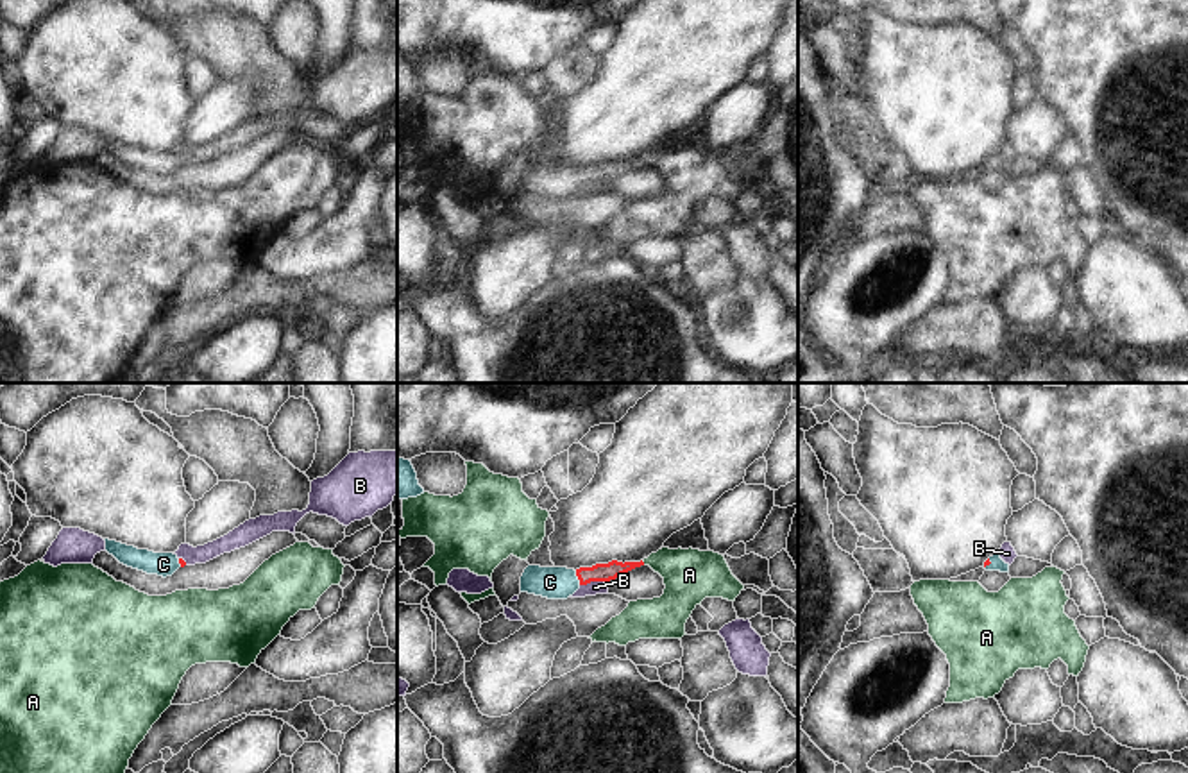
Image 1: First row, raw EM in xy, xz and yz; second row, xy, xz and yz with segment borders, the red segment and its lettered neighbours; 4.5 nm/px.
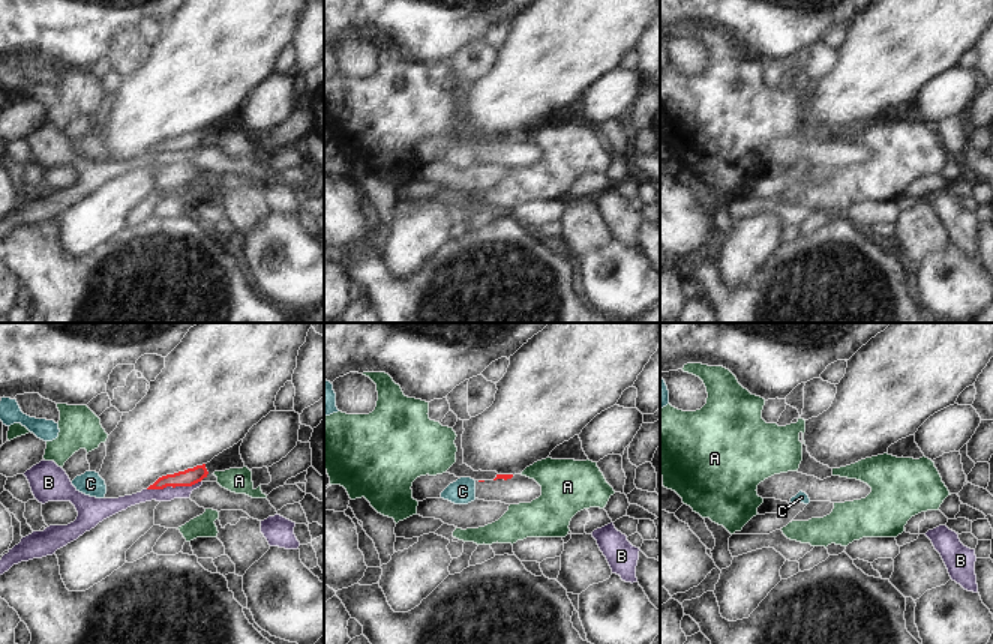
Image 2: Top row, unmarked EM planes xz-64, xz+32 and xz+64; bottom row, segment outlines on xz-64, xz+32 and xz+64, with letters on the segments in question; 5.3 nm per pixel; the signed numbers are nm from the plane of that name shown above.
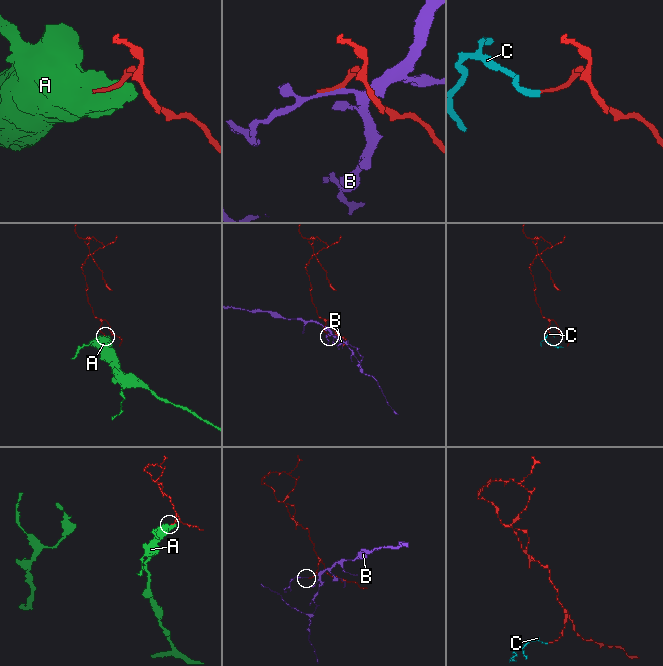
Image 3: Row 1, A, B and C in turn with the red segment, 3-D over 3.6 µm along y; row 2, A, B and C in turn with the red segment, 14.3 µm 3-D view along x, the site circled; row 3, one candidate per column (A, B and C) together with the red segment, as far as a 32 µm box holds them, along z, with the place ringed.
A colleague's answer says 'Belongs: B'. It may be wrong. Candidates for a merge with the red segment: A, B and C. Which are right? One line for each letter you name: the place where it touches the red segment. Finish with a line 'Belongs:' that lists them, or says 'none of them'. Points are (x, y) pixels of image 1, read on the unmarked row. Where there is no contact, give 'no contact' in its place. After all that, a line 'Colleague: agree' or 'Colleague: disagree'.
C: contact xz (578, 178)
Belongs: C
Colleague: disagree

